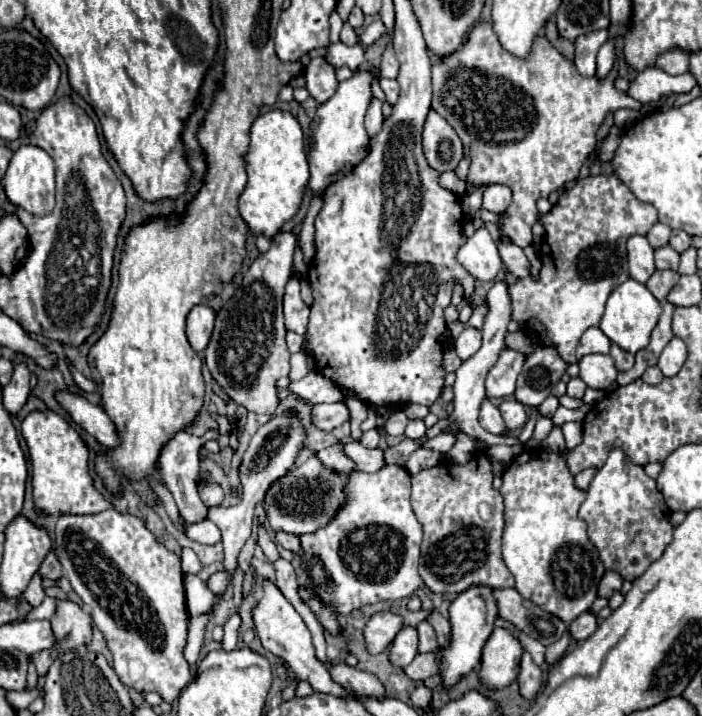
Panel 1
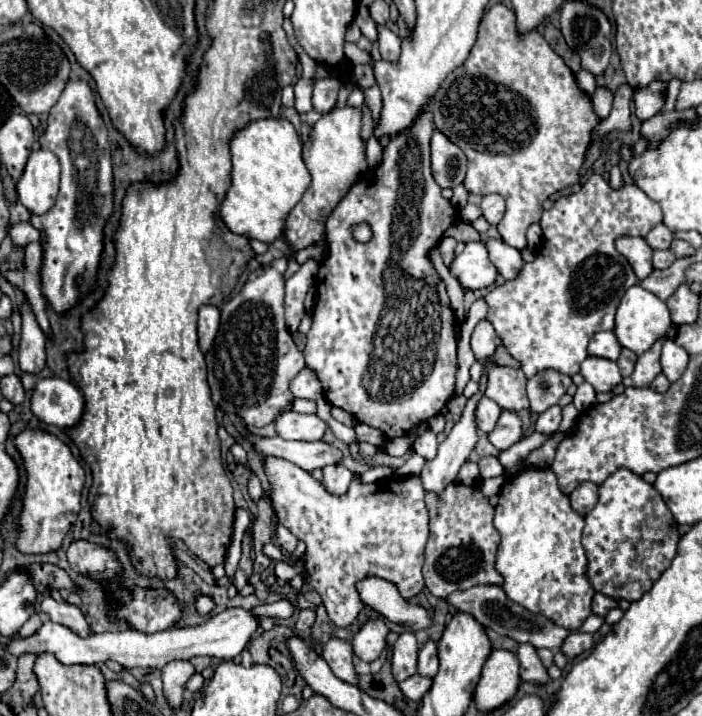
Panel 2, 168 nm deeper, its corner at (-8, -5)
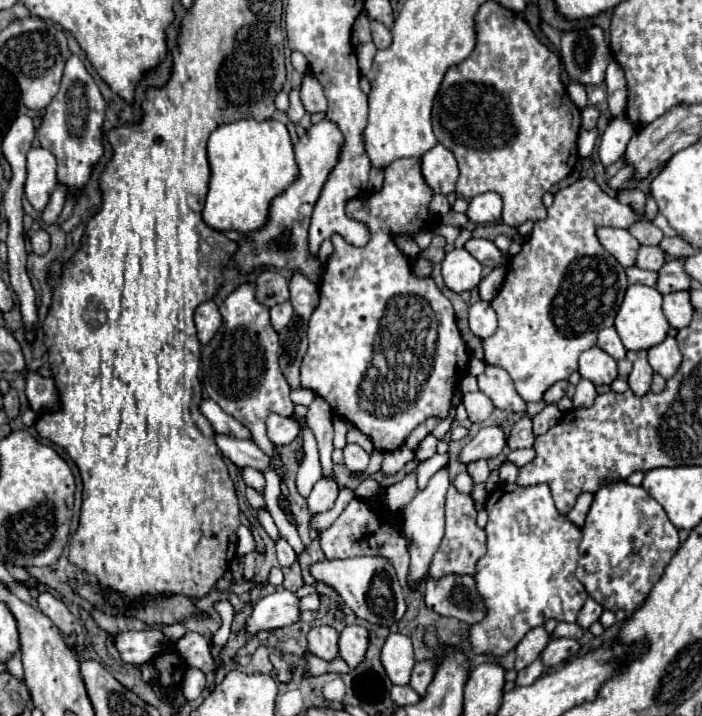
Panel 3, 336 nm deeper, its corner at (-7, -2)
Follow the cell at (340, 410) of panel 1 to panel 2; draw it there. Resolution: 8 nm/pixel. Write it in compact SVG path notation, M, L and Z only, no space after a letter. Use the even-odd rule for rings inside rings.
M284 413L276 419L276 431L282 439L298 439L298 441L318 441L324 437L328 425L318 415L308 413Z

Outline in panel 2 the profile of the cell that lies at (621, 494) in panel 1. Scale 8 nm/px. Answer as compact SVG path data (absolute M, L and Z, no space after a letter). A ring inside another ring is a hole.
M622 467L600 485L596 507L584 517L582 545L588 557L588 575L596 591L614 599L640 599L670 565L678 545L678 523L666 501L640 475Z

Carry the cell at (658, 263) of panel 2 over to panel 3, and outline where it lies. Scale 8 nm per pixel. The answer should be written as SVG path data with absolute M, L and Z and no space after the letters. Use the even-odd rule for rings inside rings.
M641 246L637 254L637 268L657 272L665 264L665 252L659 246Z

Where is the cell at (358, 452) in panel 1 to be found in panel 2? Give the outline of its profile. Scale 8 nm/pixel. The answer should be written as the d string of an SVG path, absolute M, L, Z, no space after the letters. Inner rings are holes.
M250 435L250 441L256 443L260 451L272 457L282 457L286 461L292 461L304 471L312 471L316 467L326 467L330 463L340 463L342 461L342 451L336 449L334 445L326 441L286 441L282 437L258 437Z

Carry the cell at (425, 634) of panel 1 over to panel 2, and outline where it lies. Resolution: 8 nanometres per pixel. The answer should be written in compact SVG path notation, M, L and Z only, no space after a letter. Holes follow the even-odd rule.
M426 641L418 655L418 673L434 677L438 671L438 647L436 641Z

